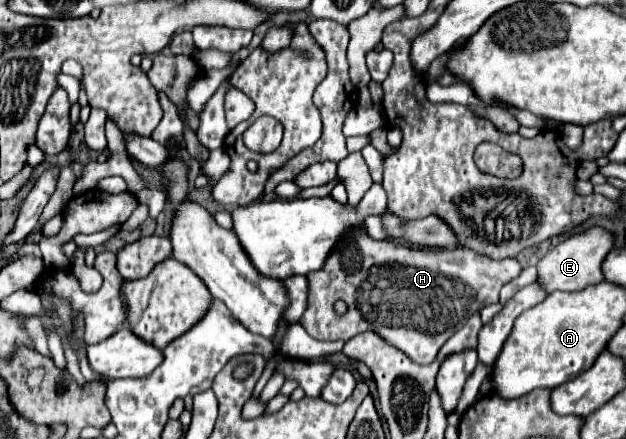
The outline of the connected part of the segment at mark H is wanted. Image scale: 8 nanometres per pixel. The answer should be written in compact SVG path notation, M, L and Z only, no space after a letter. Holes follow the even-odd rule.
M355 227L353 233L347 233L343 241L339 241L329 257L325 259L325 265L319 271L313 271L307 275L307 309L301 317L301 325L311 337L318 340L347 341L367 329L377 331L389 343L405 351L409 359L413 359L419 365L429 365L435 361L439 349L445 345L445 341L459 331L467 319L481 309L483 305L499 301L499 289L515 279L523 271L523 265L517 259L503 259L493 261L485 259L483 255L473 255L473 251L461 251L461 249L419 249L415 243L403 243L403 241L377 241L373 239L365 227ZM335 301L343 301L347 305L347 311L339 315L333 305Z

